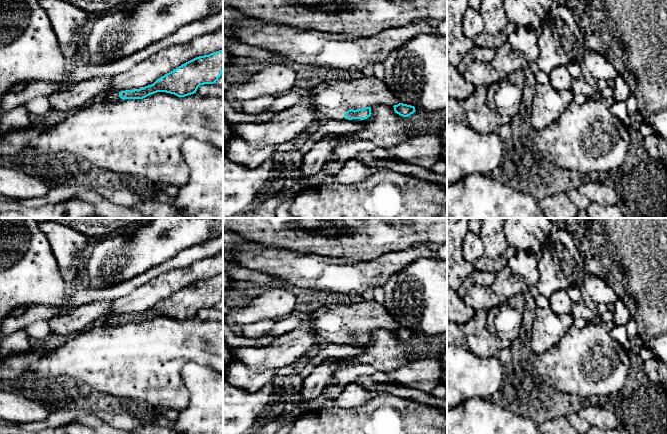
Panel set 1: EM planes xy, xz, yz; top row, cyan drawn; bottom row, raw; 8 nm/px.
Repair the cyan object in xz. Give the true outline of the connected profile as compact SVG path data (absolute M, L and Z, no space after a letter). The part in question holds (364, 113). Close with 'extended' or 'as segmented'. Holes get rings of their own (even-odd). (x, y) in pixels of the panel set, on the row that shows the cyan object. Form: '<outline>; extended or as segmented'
M374 76L345 80L325 81L308 90L306 101L310 103L326 120L364 120L371 116L373 105L393 106L395 113L408 117L416 110L414 106L401 103L387 88L383 80Z; extended

